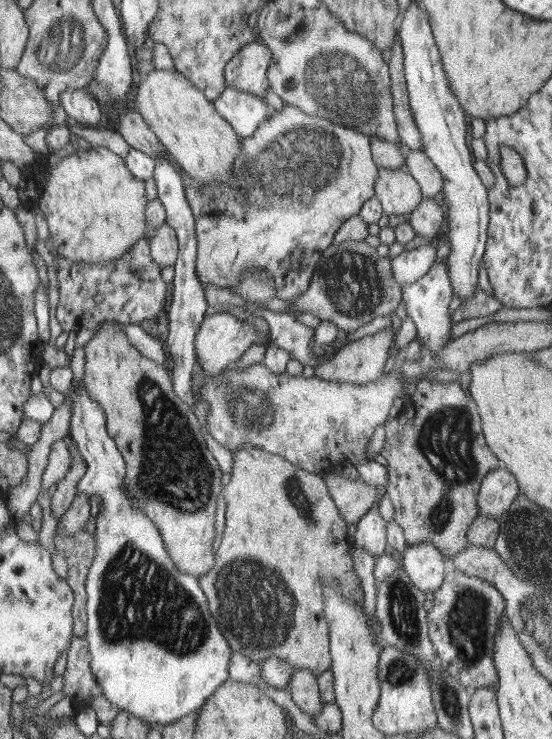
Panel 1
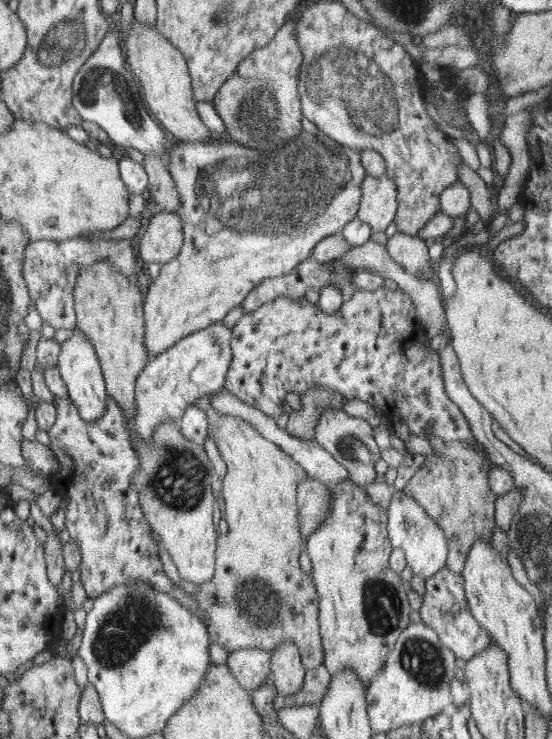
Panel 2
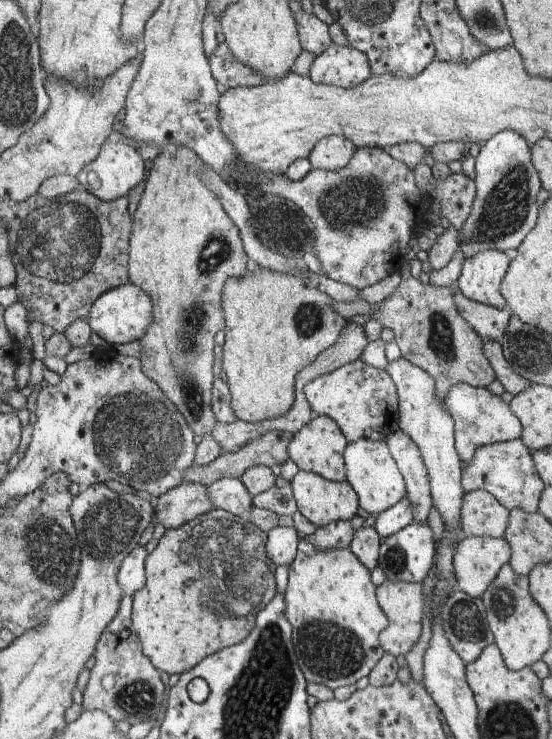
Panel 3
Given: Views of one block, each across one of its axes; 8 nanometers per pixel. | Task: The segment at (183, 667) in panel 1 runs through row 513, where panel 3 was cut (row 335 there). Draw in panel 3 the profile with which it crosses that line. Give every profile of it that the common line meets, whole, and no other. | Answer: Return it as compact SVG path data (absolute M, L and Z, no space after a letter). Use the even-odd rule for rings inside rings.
M121 284L100 294L88 310L87 324L92 332L109 345L139 340L152 326L153 302L147 292L135 284Z

